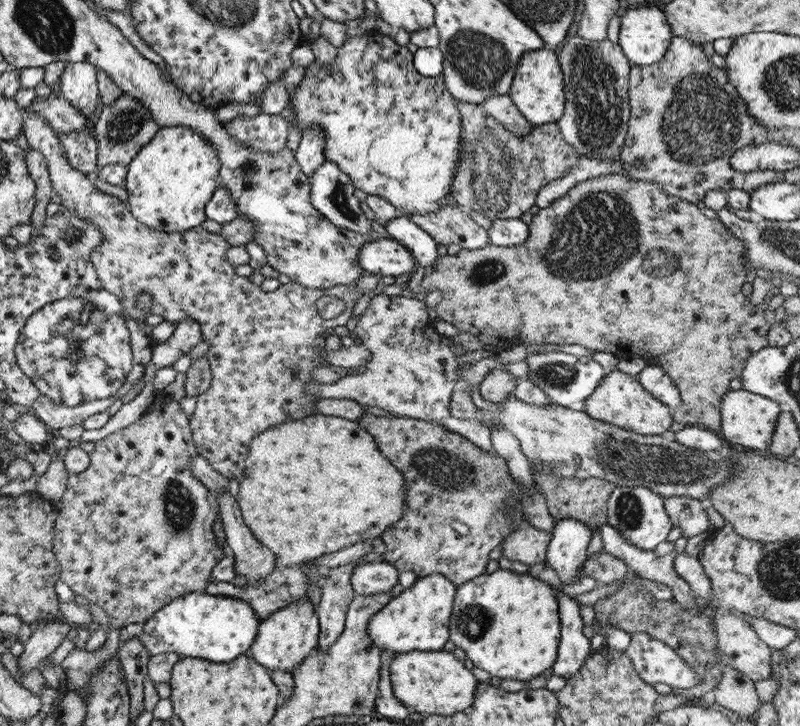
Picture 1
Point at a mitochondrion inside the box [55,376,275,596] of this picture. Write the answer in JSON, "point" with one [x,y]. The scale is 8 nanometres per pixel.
{"point":[178,509]}

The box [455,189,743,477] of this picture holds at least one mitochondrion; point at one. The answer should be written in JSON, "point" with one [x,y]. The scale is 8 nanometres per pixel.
{"point":[555,374]}

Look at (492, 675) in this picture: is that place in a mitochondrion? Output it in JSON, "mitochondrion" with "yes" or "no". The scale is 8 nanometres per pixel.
{"mitochondrion":"no"}

